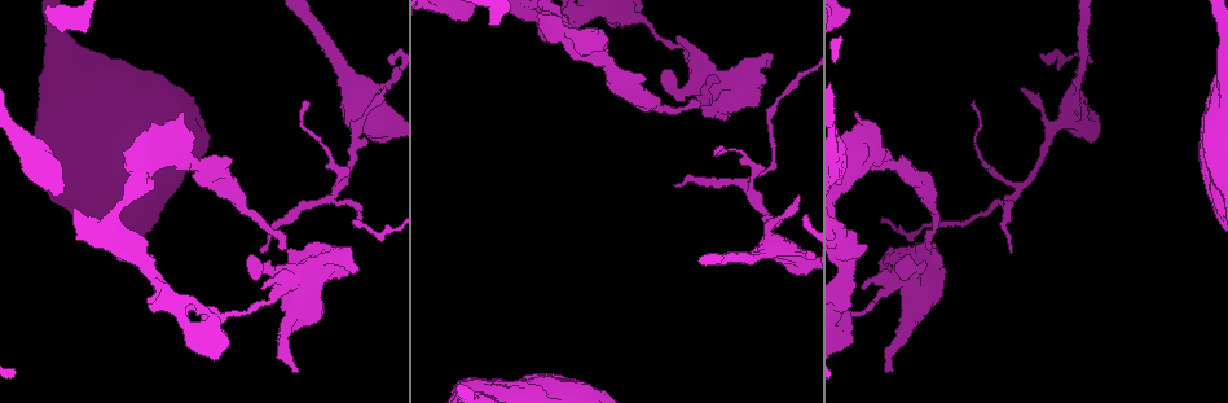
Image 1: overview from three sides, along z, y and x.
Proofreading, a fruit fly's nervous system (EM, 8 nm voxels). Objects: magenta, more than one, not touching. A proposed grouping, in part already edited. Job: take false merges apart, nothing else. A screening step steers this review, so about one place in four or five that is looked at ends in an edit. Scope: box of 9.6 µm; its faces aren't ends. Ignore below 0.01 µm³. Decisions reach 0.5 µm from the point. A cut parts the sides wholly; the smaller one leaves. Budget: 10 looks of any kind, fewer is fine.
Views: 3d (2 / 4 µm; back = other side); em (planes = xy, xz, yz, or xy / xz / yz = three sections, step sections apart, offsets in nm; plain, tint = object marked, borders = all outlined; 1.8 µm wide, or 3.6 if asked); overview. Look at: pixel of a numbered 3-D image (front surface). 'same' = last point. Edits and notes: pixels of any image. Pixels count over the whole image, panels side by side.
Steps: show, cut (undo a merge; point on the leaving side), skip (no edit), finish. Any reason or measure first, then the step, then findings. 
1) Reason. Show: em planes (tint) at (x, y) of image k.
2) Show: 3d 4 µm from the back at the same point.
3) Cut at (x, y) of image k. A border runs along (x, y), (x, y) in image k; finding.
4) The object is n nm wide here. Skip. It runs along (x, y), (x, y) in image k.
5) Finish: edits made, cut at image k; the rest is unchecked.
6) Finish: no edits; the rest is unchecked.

A fork. Show: em planes (borders) at (846, 249) of image 1.

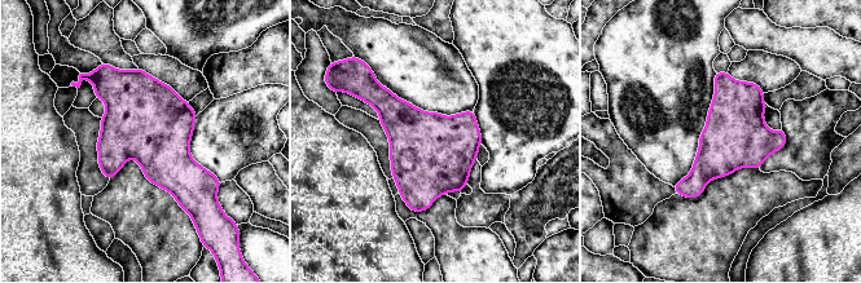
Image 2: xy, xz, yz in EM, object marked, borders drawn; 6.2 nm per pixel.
The object is 400 nm wide here. Skip. All the same neuron.

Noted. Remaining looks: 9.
Closes a loop. Show: em 3.6 µm planes (tint) at (271, 233) of image 1.

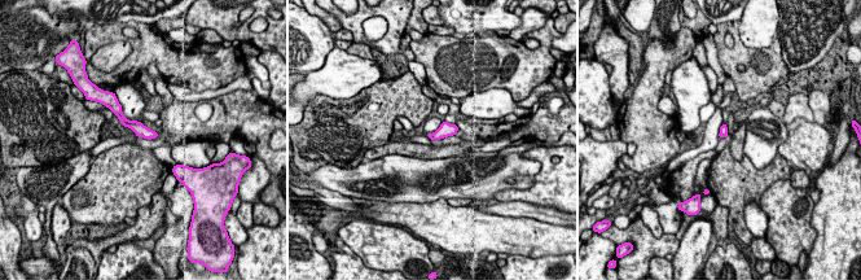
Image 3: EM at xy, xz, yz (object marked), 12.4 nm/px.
Skip. It runs along (118, 109), (127, 123), (153, 135) in image 3; all the same neuron.

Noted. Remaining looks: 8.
Sharp bend. Show: em yz step 8 (tint) at (685, 52) of image 1.

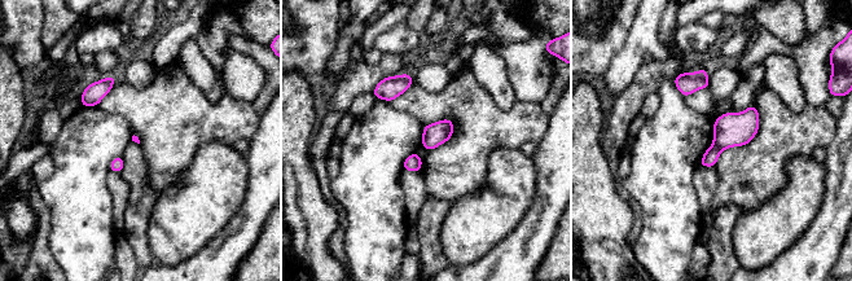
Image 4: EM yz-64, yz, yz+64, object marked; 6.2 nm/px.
Show: em planes (tint) at the same point.

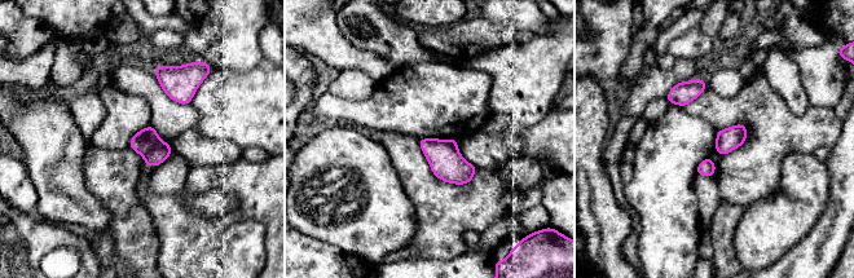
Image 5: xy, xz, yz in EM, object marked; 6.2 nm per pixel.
The object is 140 nm wide here. Cut at (146, 140) of image 5. Two neurons meet here.

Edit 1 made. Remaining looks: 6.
See it whole again. Show: overview.

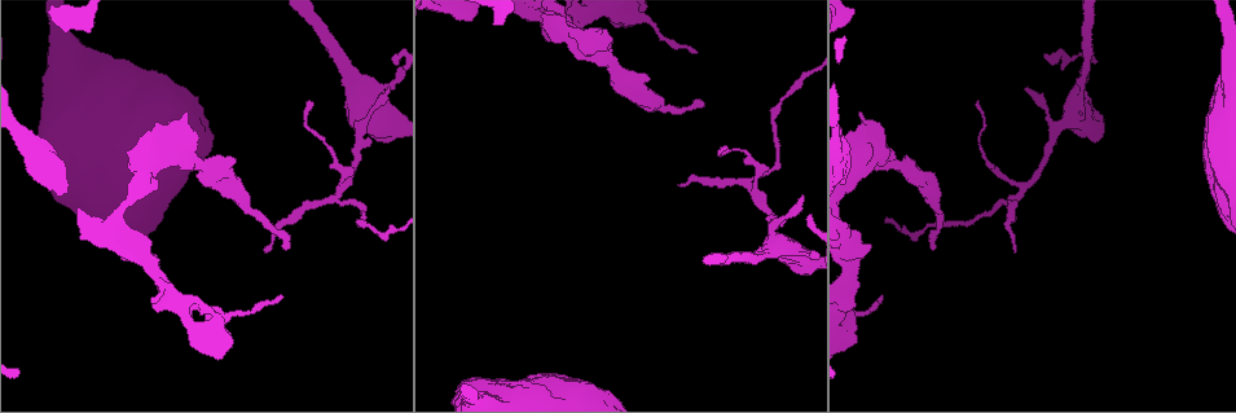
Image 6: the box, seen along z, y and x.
A narrow waist. Show: em 3.6 µm yz step 8 (tint) at (783, 238) of image 6.

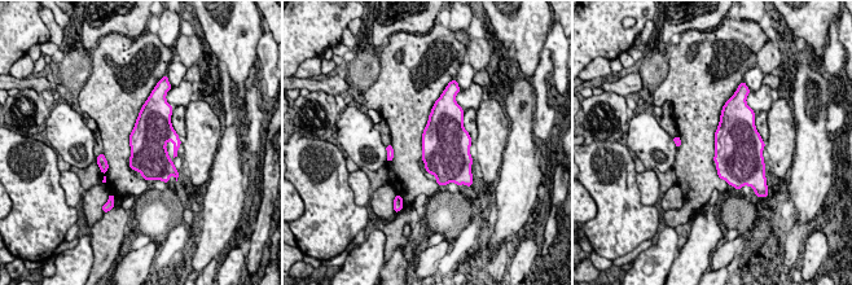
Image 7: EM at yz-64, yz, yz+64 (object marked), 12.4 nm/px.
Skip. All the same neuron.

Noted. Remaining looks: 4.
Finish: edits made, cut at image 5; the rest is unchecked.

